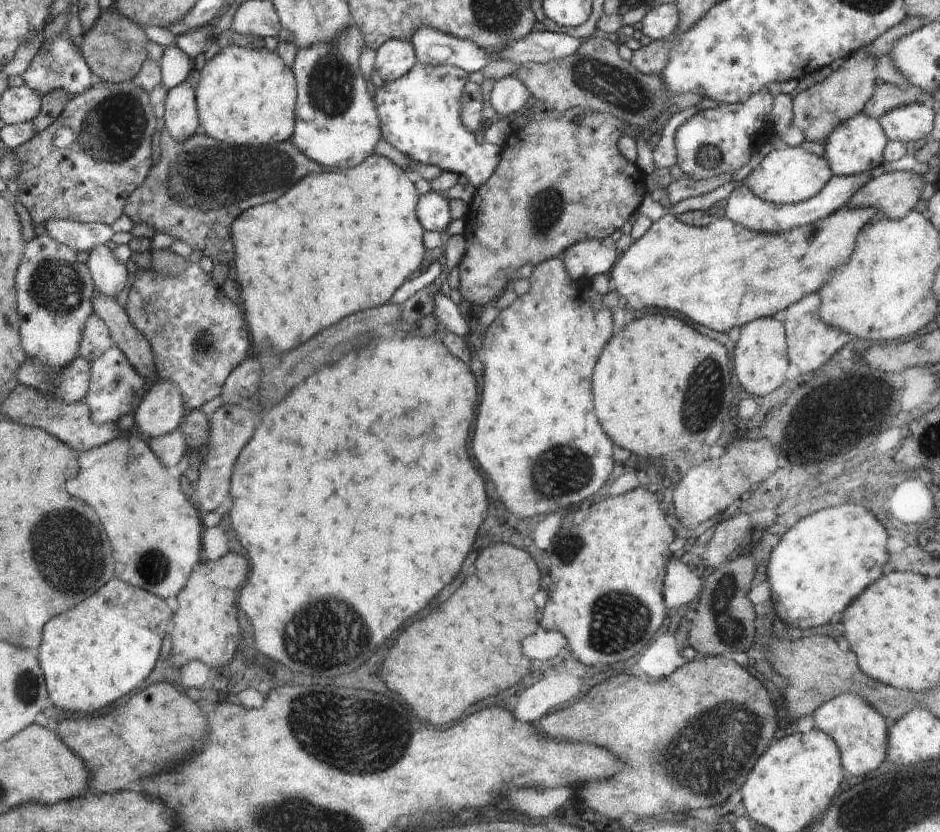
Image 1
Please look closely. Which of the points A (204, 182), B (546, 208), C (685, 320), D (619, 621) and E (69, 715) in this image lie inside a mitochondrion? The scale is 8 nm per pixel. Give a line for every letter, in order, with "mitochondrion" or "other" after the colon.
A: mitochondrion
B: mitochondrion
C: other
D: mitochondrion
E: other

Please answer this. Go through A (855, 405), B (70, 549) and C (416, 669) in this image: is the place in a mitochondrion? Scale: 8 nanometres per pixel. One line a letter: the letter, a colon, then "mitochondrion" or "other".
A: mitochondrion
B: mitochondrion
C: other

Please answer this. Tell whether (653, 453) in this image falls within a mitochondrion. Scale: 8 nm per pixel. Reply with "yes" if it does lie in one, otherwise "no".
no

